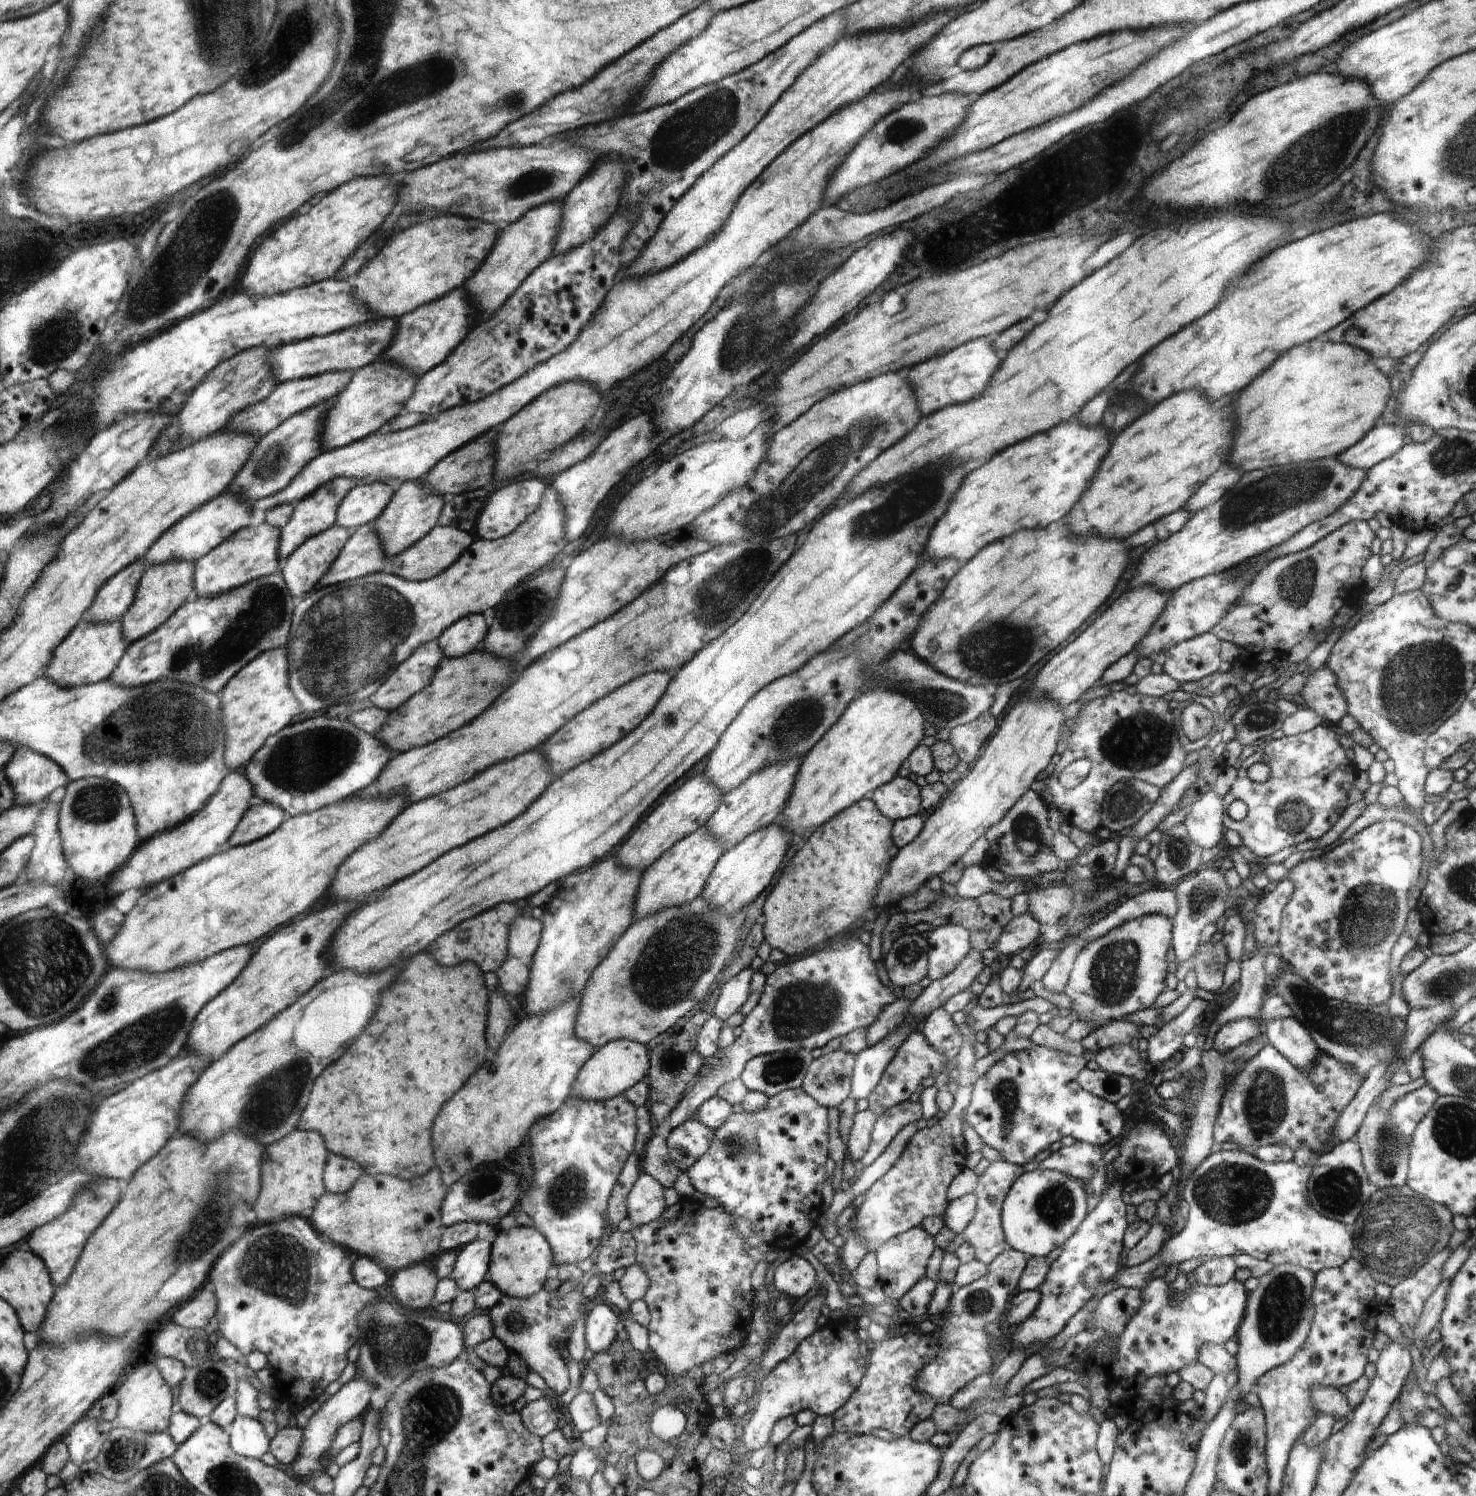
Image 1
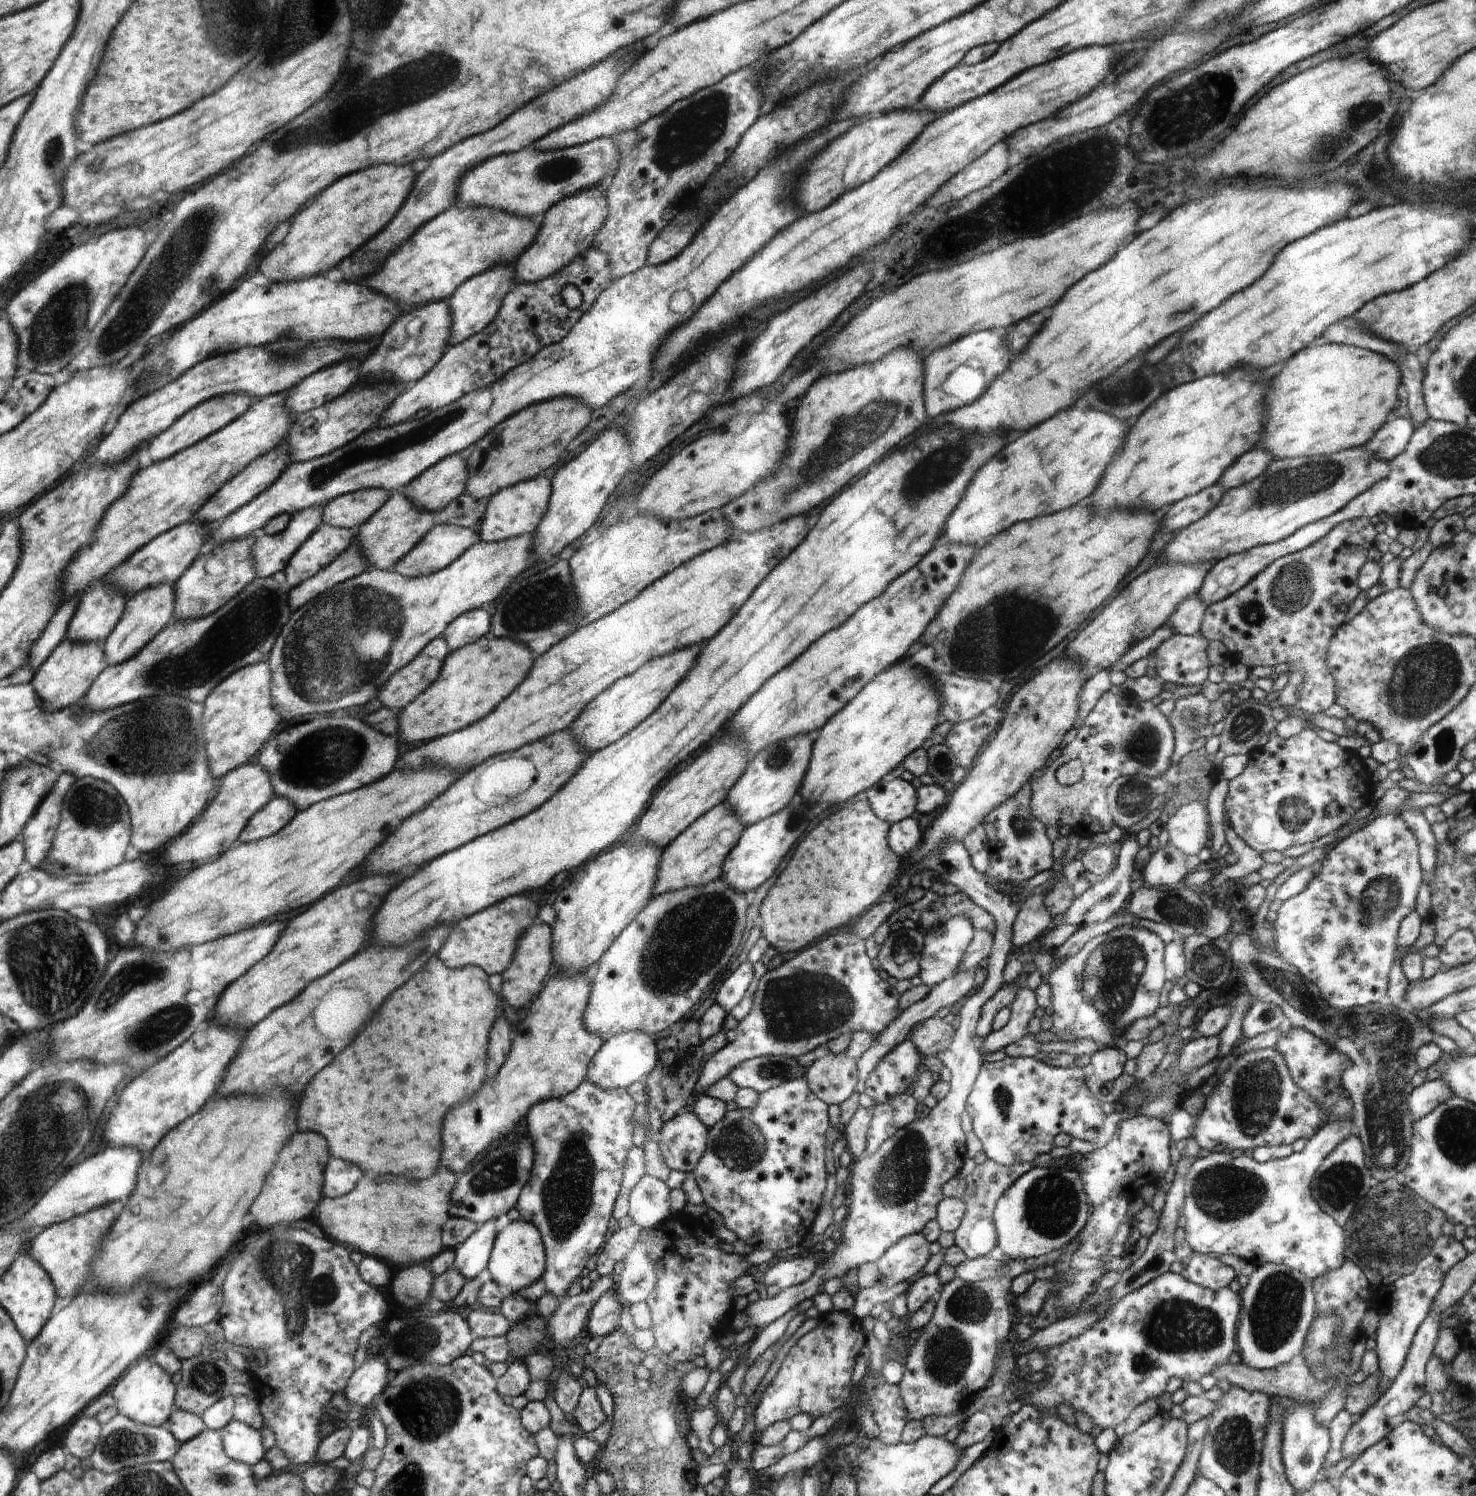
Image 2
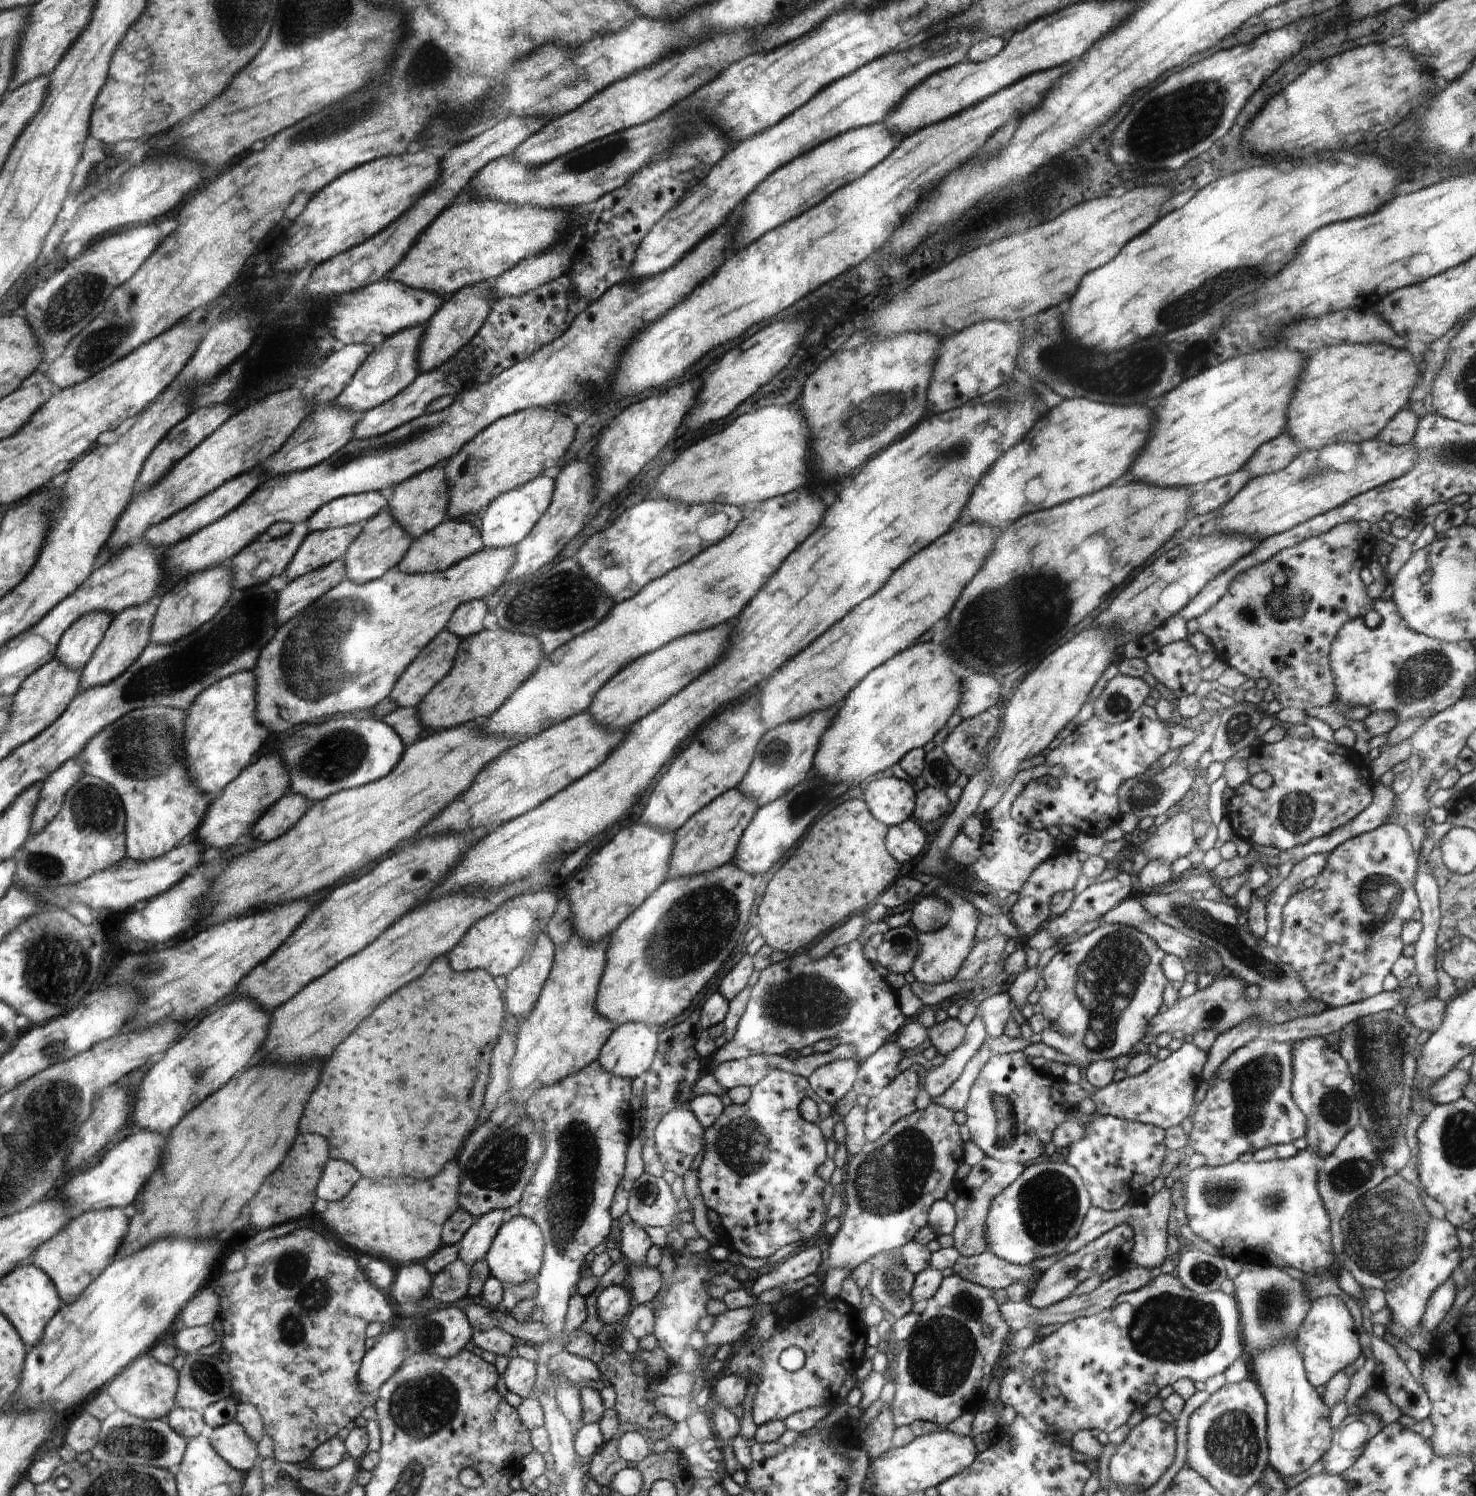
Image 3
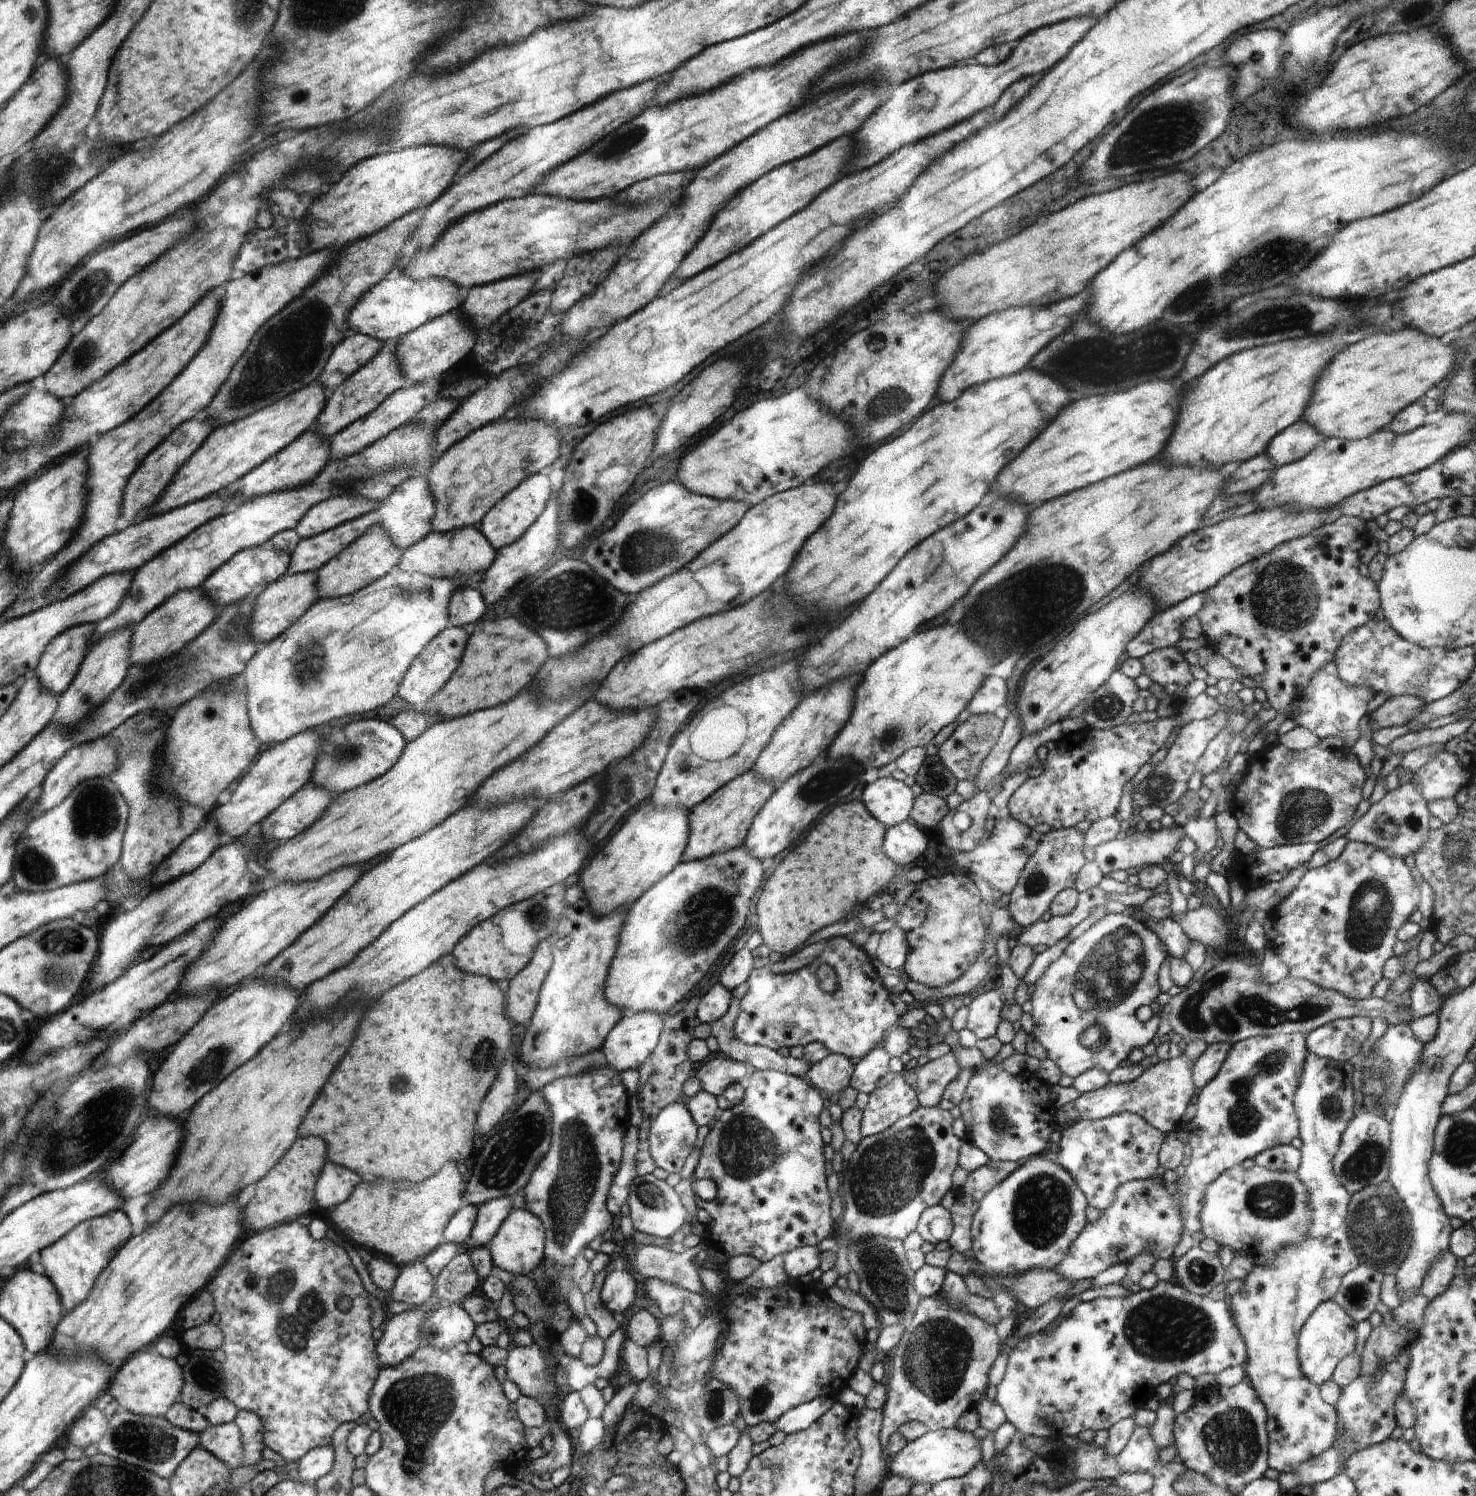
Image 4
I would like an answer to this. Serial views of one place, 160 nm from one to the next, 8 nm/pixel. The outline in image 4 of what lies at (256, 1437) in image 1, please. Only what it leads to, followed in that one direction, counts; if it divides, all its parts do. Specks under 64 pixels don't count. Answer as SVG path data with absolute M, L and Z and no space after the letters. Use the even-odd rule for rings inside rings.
M232 1421L219 1425L208 1425L200 1433L200 1445L213 1453L229 1468L243 1464L243 1444L238 1425Z

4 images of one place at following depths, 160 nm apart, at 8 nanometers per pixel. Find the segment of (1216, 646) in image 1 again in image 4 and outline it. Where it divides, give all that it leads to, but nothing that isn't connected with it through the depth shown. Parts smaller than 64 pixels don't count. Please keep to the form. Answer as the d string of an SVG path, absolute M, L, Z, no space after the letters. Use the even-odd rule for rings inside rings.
M1175 647L1157 649L1141 659L1144 674L1164 688L1174 700L1183 697L1186 685L1193 679L1190 665Z

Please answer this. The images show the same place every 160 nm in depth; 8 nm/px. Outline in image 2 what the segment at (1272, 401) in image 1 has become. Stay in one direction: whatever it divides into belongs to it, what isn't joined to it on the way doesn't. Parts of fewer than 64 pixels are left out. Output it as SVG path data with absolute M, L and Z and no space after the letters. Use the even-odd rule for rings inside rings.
M1318 342L1304 347L1286 362L1280 374L1276 374L1269 382L1269 389L1265 394L1265 426L1260 446L1266 449L1276 459L1291 459L1294 457L1311 457L1318 455L1331 455L1341 450L1351 448L1364 448L1365 444L1374 436L1374 433L1394 414L1396 406L1402 402L1401 374L1397 366L1384 355L1363 349L1354 345L1332 344Z

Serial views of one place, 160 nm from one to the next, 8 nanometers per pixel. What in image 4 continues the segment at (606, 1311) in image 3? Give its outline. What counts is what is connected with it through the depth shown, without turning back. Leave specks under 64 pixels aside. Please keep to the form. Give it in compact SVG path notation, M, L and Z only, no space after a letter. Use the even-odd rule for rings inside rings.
M614 1270L612 1274L605 1277L604 1284L600 1290L601 1304L606 1311L609 1311L613 1316L622 1318L624 1310L632 1306L634 1298L636 1298L636 1284L634 1278L624 1272L624 1270Z

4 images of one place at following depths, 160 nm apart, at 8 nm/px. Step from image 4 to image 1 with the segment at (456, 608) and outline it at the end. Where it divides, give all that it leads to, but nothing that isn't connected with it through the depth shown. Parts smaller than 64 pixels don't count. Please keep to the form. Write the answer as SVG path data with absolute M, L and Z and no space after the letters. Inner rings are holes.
M475 613L457 622L446 636L438 639L445 657L460 657L482 647L489 630L483 614Z

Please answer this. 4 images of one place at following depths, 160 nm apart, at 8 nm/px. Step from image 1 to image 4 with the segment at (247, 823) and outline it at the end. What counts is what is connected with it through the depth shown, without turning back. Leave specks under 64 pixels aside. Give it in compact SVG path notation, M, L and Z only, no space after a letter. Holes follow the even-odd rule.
M314 784L301 788L282 803L282 808L278 808L274 816L261 819L262 824L258 824L256 832L261 839L293 839L322 816L322 810L332 803L332 798L327 790Z

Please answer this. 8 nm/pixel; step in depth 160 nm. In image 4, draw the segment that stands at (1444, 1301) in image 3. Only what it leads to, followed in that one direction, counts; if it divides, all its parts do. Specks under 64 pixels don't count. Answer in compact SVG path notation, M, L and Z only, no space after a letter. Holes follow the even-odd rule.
M1450 1252L1442 1254L1440 1260L1436 1264L1432 1264L1430 1272L1424 1276L1419 1294L1426 1296L1430 1301L1434 1300L1436 1296L1444 1294L1448 1290L1450 1282L1454 1280L1454 1276L1459 1274L1456 1261L1457 1259Z

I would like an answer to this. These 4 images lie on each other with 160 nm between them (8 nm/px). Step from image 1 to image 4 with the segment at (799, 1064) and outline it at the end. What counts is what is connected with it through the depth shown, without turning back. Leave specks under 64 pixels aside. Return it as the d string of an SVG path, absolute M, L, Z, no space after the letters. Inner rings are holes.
M712 1058L702 1063L698 1071L694 1072L696 1078L700 1080L702 1091L720 1096L726 1090L726 1086L748 1078L754 1072L754 1068L750 1064L734 1062L730 1058Z

